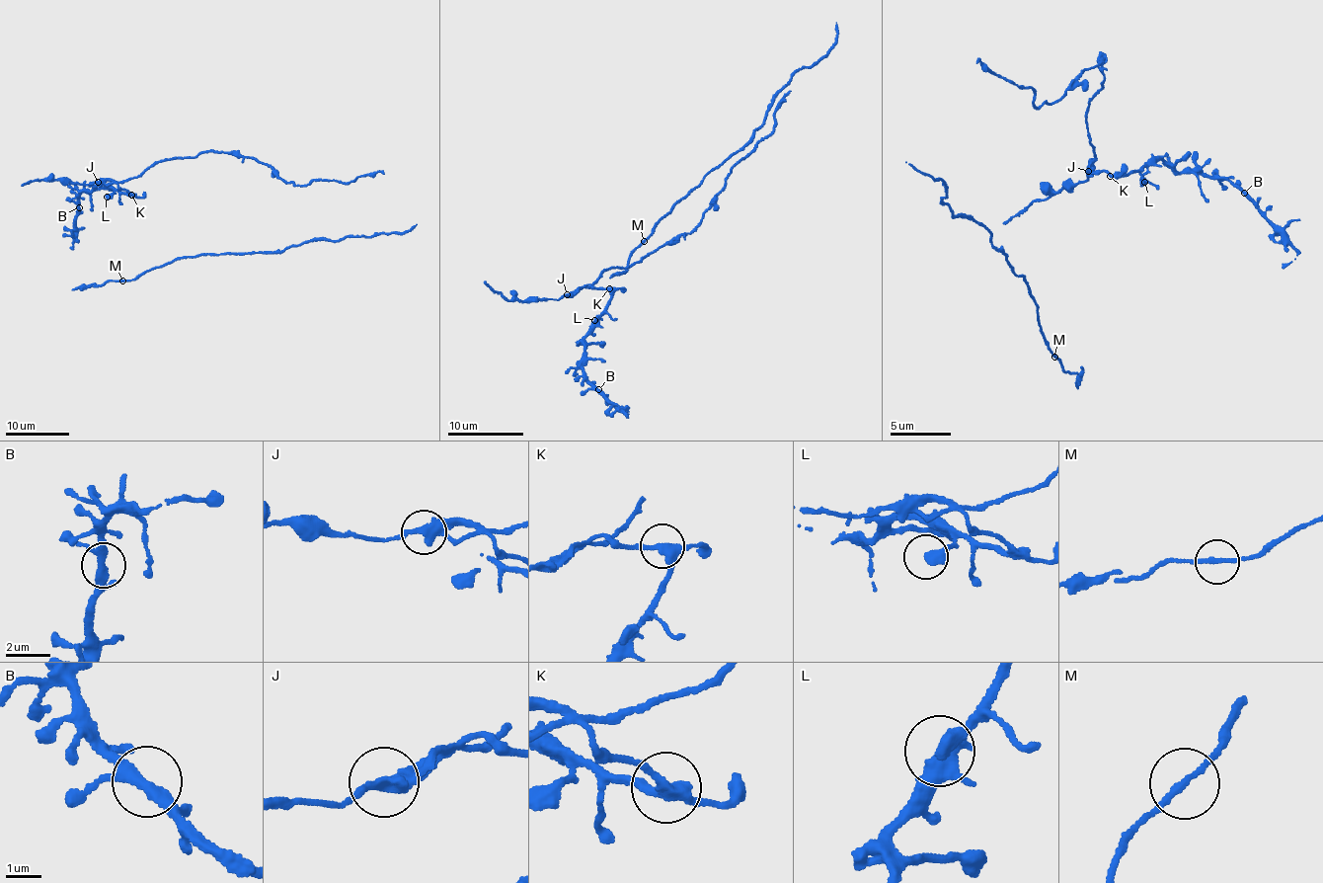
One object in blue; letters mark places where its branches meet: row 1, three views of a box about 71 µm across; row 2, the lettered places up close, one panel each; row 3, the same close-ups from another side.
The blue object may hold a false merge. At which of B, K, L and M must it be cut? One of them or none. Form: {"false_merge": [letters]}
{"false_merge": ["K"]}

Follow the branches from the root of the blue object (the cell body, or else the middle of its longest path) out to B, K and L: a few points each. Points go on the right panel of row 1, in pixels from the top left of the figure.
B: (1024, 88), (1037, 109), (1056, 102), (1100, 57), (1090, 169), (1127, 176), (1161, 160), (1244, 193)
K: (1024, 88), (1037, 109), (1056, 102), (1102, 59), (1101, 91), (1087, 99), (1083, 120), (1090, 169), (1110, 175)
L: (1024, 88), (1037, 109), (1056, 102), (1102, 59), (1084, 113), (1090, 169), (1145, 166), (1144, 182)

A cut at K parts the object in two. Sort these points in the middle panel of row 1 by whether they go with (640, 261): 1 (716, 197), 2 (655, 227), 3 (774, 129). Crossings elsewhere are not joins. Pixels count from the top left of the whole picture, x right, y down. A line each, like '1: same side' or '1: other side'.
1: same side
2: other side
3: same side

